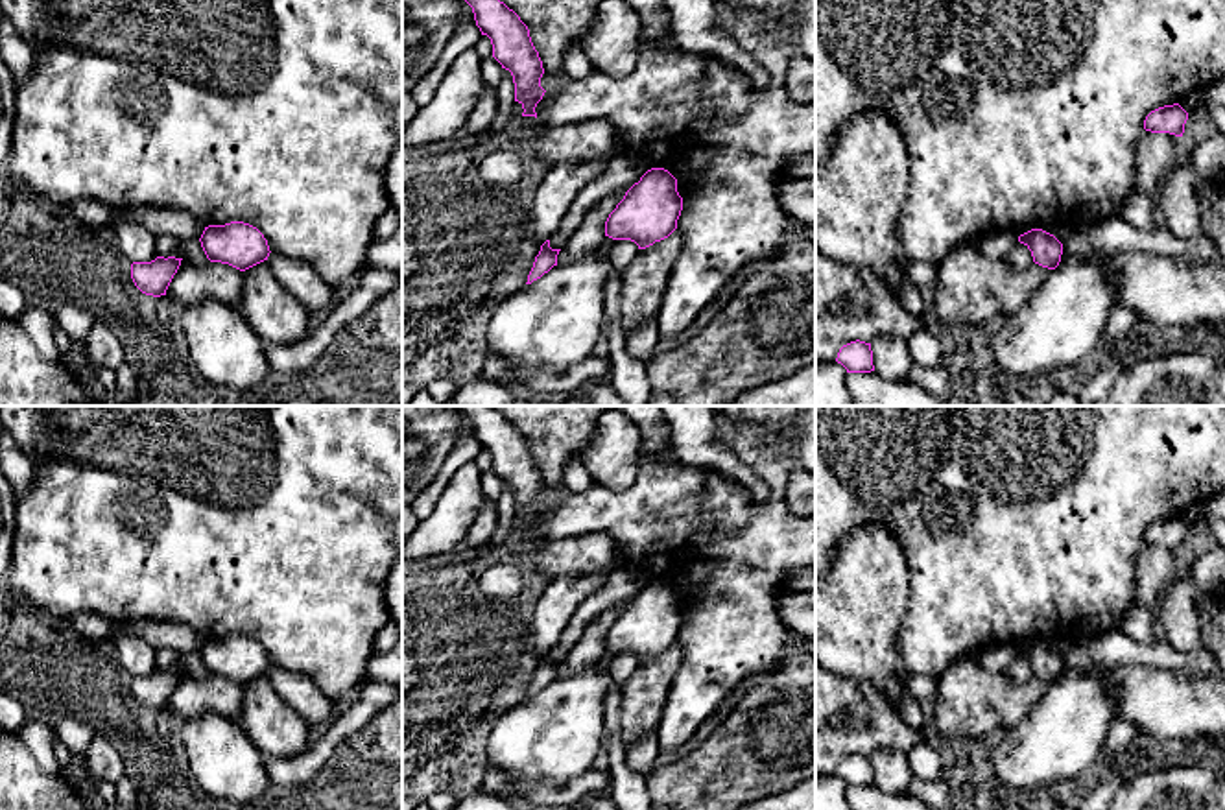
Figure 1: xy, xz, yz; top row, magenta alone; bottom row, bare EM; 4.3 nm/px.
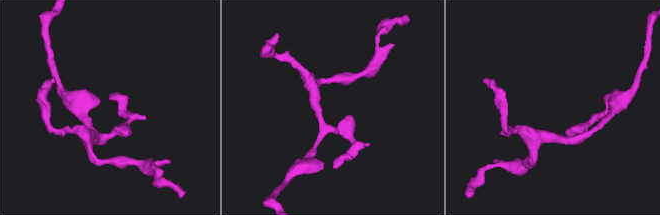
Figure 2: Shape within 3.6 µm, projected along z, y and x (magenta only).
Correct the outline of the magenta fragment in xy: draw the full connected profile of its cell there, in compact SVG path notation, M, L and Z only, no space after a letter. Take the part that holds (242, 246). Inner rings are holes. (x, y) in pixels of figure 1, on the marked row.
M249 223L208 225L199 242L210 262L240 271L268 260L275 277L308 312L330 310L339 301L338 288L327 284L306 262L271 253L264 234Z

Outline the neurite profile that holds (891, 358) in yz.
M897 336L871 341L874 373L887 380L904 380L915 365L906 339Z

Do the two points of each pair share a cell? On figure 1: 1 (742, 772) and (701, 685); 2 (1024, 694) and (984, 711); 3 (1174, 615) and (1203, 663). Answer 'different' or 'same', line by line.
1: different
2: same
3: different

